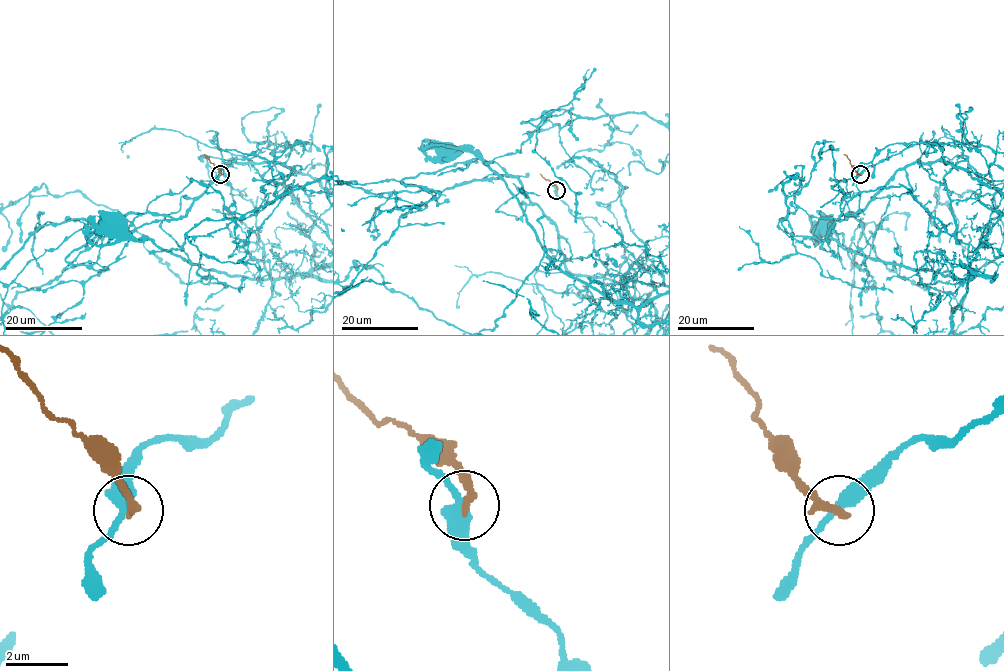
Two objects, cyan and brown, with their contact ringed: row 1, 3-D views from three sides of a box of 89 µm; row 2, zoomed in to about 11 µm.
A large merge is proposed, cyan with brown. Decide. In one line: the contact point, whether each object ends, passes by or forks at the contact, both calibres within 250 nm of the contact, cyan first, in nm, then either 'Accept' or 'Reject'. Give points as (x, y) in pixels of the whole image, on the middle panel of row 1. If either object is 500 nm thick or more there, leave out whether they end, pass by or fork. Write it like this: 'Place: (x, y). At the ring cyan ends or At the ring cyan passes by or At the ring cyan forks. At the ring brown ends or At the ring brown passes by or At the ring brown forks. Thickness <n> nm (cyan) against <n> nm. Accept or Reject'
Place: (556, 190). At the ring cyan passes by. At the ring brown ends. Thickness 380 nm (cyan) against 280 nm. Reject

